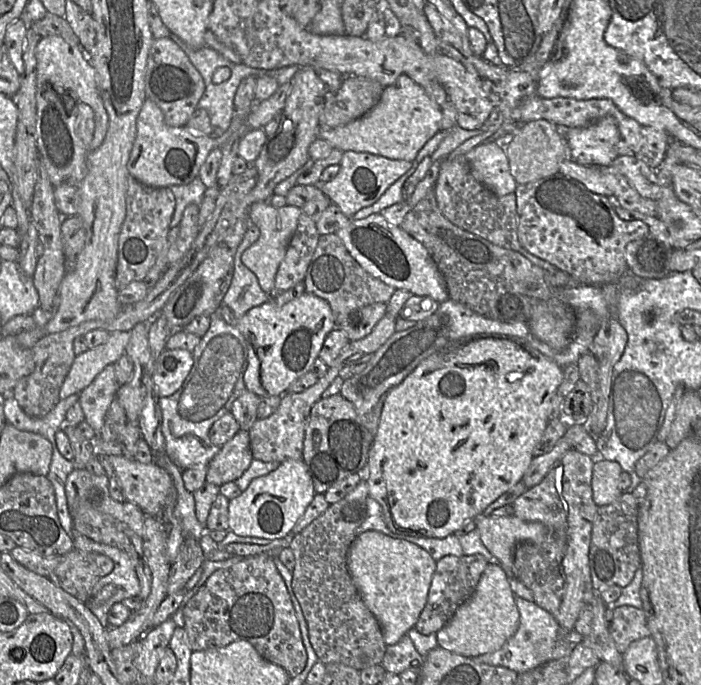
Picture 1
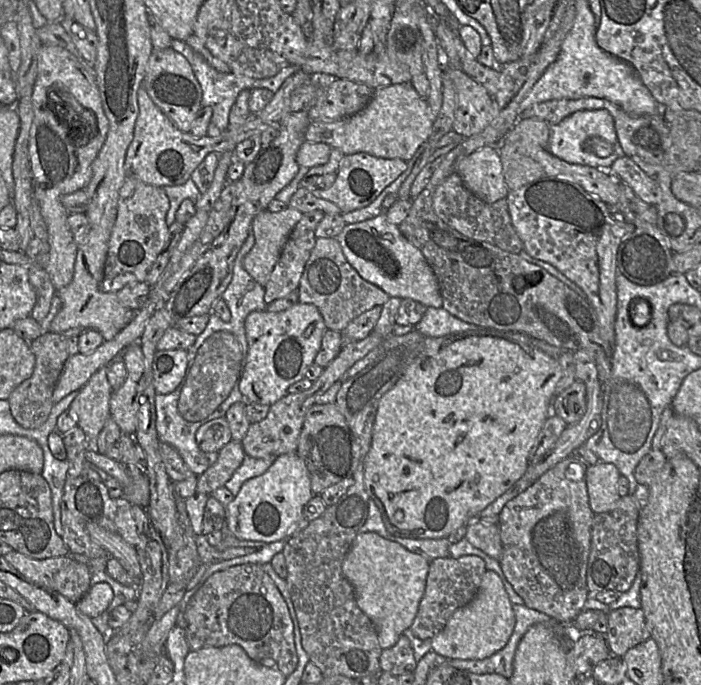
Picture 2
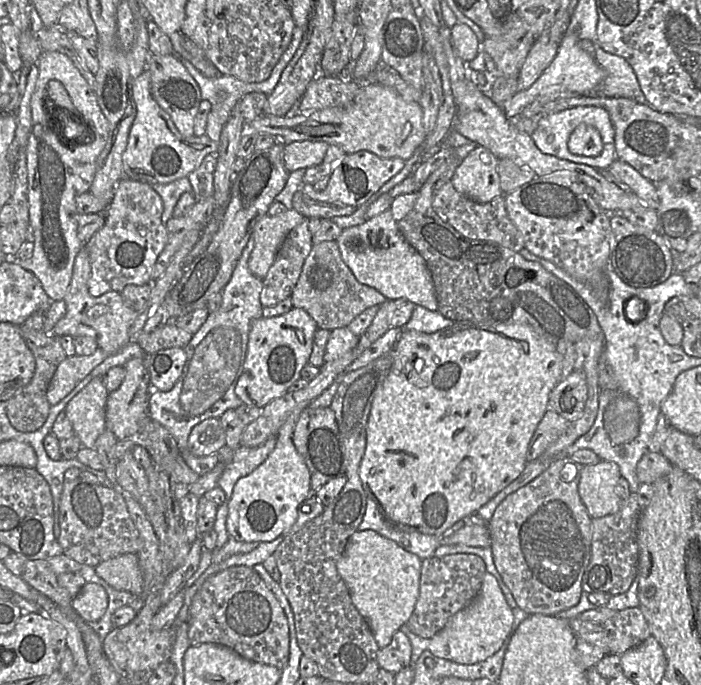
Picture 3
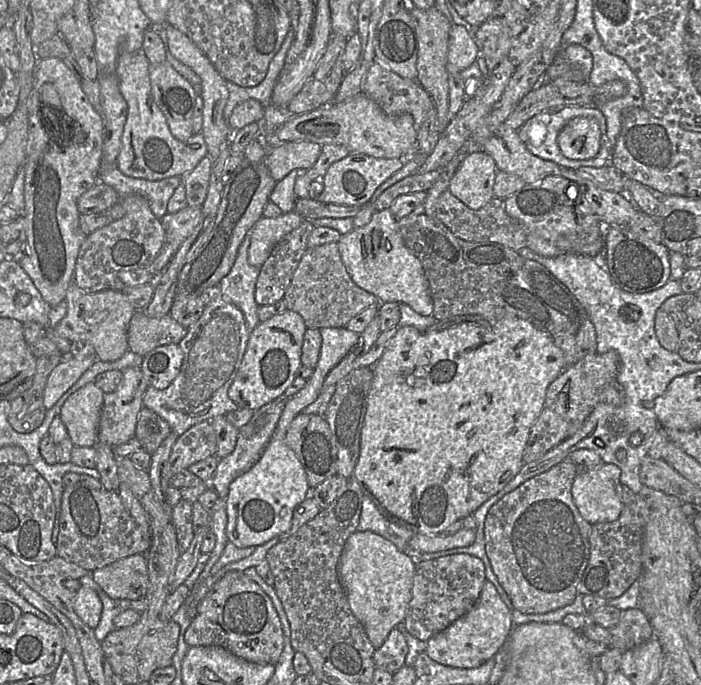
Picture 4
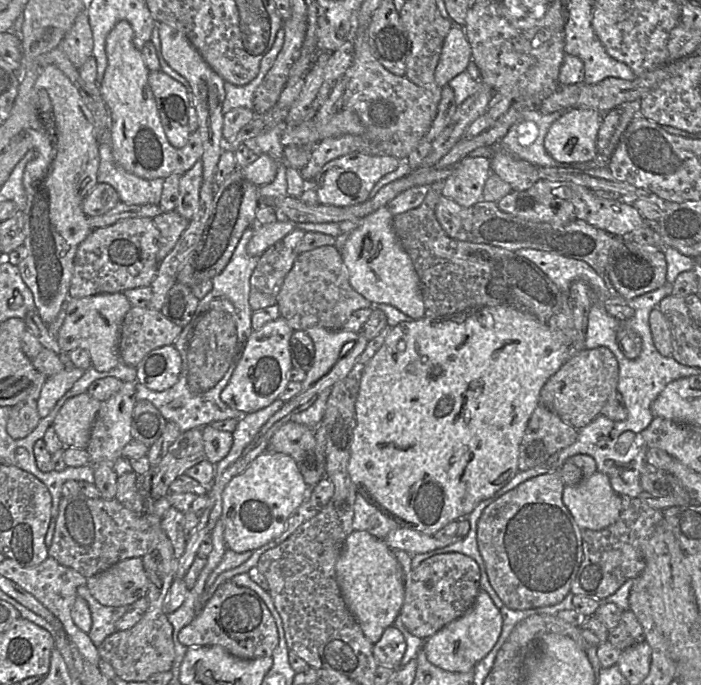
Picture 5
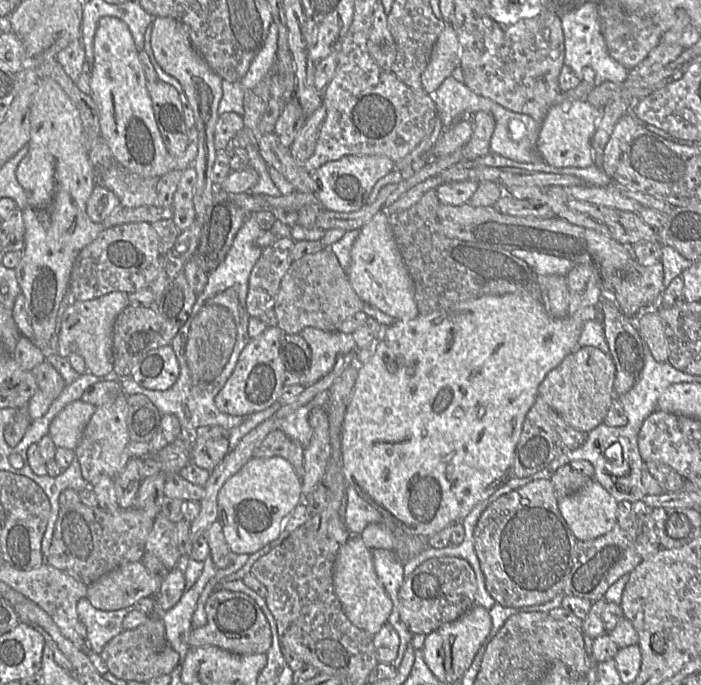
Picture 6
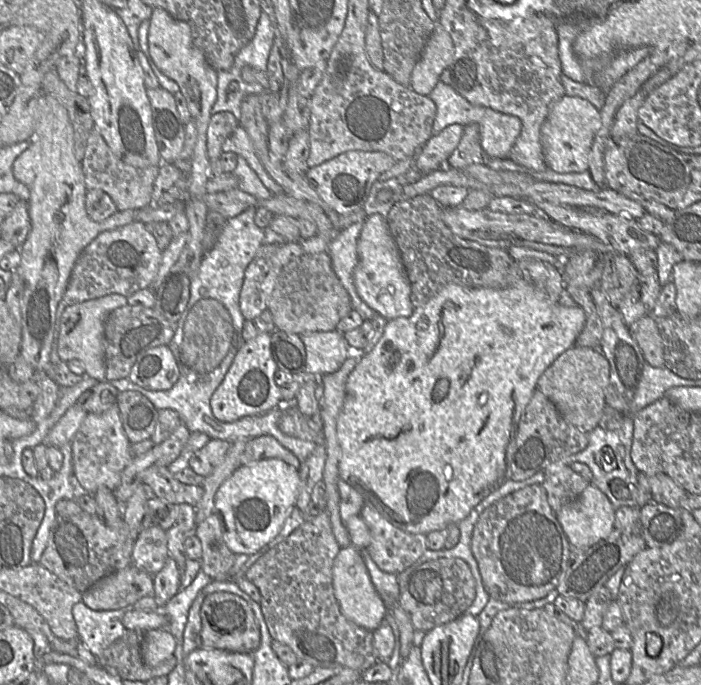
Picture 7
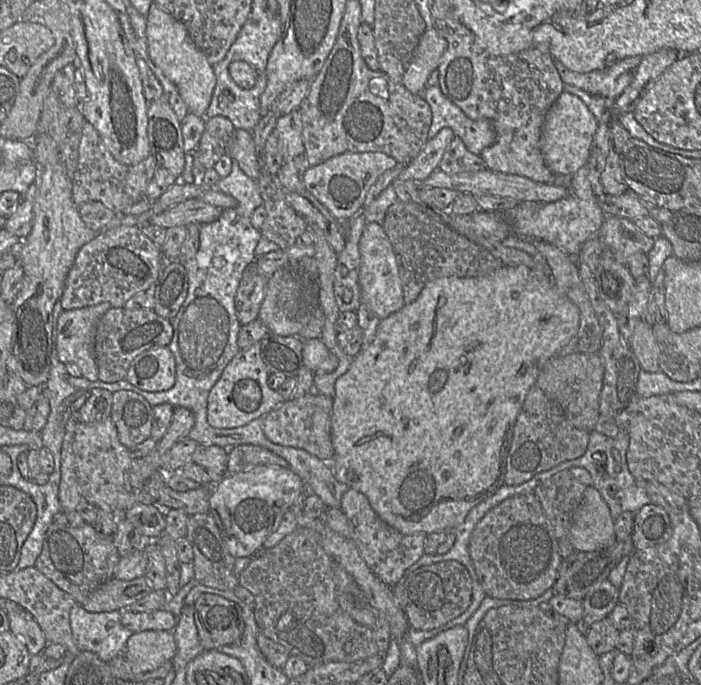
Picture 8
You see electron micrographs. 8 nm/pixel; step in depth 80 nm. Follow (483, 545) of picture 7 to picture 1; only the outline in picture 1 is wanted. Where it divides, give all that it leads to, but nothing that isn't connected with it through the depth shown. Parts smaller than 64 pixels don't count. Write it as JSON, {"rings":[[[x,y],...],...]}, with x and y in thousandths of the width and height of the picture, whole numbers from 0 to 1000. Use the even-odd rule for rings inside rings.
{"rings":[[[816,654],[767,708],[730,734],[732,752],[746,761],[770,762],[782,775],[777,791],[742,794],[735,801],[733,842],[759,864],[769,886],[790,899],[802,921],[819,918],[827,892],[850,870],[840,828],[845,769],[854,742],[846,731],[846,680],[845,667]]]}

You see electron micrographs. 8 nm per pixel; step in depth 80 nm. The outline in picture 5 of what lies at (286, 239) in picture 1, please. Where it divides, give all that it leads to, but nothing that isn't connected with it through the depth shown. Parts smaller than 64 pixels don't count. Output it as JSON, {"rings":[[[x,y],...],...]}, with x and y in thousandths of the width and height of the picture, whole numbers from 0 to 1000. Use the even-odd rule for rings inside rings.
{"rings":[[[395,321],[377,328],[362,328],[359,347],[352,358],[358,374],[371,375],[384,361],[405,347],[422,333],[422,326],[414,321]]]}

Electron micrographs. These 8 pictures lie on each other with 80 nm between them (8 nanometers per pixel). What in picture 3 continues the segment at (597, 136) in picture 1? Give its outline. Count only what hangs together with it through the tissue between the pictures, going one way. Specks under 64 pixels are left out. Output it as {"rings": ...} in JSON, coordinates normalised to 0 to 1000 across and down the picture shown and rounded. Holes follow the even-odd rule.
{"rings":[[[822,155],[799,164],[772,168],[767,177],[767,184],[756,200],[762,206],[766,216],[776,225],[787,226],[816,238],[837,241],[856,250],[866,250],[879,232],[879,220],[876,213],[877,188],[872,180],[869,165],[857,156]],[[829,180],[845,182],[857,197],[862,215],[859,222],[850,229],[820,226],[810,218],[810,203],[817,190]]]}

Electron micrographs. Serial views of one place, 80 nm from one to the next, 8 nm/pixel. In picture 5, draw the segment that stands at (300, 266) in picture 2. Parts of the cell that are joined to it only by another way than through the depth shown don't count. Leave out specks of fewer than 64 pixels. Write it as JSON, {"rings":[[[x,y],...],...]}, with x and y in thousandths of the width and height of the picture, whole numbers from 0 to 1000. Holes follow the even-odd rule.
{"rings":[[[421,333],[369,375],[357,404],[355,445],[362,455],[394,444],[405,407],[427,372],[424,359],[435,342]]]}

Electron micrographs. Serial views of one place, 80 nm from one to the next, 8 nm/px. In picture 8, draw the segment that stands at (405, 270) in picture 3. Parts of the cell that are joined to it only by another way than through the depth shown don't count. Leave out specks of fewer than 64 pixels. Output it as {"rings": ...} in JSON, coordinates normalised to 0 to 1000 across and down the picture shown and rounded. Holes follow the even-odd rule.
{"rings":[[[538,324],[521,327],[512,352],[512,366],[515,442],[545,467],[578,445],[565,371],[545,327]]]}

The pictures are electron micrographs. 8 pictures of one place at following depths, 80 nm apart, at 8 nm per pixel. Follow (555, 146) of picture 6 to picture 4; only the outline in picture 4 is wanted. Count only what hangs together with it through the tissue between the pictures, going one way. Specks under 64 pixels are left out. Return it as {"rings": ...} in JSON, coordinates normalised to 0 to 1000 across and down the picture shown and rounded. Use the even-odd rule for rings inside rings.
{"rings":[[[819,172],[797,194],[795,210],[800,223],[810,232],[846,231],[857,216],[854,181],[846,172]]]}

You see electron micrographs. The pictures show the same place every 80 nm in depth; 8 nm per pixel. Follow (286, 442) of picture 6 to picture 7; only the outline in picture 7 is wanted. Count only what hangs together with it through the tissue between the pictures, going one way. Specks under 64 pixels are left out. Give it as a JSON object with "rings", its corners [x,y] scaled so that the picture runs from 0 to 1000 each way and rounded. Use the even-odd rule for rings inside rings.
{"rings":[[[375,635],[354,642],[344,664],[344,679],[382,669],[404,672],[424,686],[427,686],[429,679],[429,673],[415,658],[385,635]]]}

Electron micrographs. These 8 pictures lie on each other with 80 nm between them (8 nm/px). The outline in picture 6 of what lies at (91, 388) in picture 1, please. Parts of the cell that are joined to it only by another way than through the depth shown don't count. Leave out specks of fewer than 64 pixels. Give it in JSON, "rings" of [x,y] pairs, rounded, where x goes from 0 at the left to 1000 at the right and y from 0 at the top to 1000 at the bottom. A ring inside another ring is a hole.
{"rings":[[[116,582],[96,590],[71,618],[68,635],[78,651],[106,657],[137,596]]]}

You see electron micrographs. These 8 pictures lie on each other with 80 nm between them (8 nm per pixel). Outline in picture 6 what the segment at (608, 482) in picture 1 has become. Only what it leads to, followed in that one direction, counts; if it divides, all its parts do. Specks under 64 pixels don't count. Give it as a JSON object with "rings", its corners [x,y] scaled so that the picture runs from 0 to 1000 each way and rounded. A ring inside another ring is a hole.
{"rings":[[[847,698],[825,718],[796,728],[796,743],[825,790],[869,777],[880,761],[882,734]]]}

